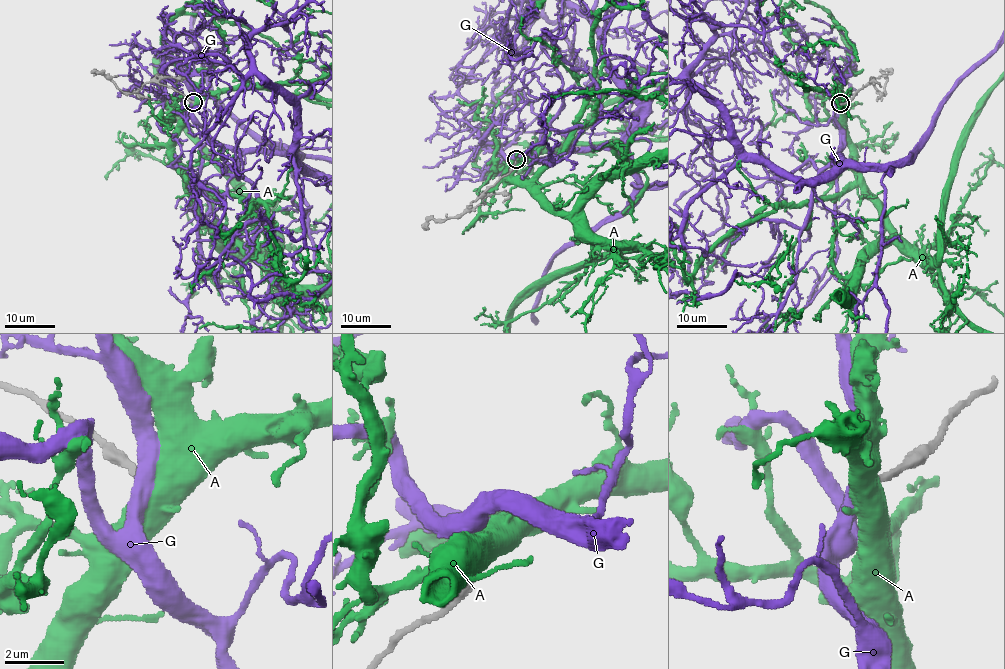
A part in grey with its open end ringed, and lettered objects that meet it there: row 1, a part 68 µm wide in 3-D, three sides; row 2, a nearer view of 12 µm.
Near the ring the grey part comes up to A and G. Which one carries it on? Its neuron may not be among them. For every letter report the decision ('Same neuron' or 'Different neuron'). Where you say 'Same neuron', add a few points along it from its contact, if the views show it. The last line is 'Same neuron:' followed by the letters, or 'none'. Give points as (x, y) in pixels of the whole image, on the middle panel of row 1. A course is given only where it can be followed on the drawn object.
A: Different neuron
G: Different neuron
Same neuron: none

